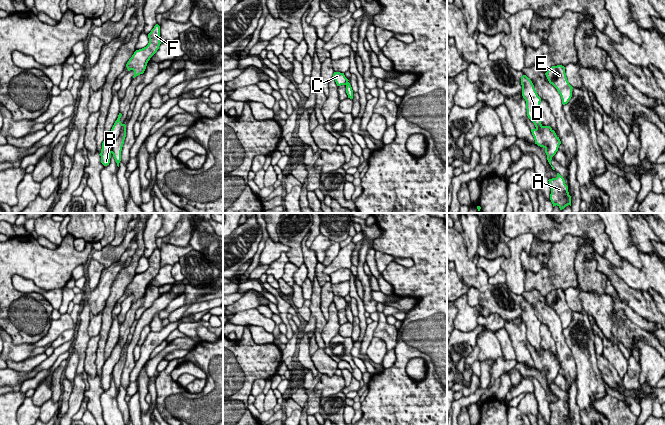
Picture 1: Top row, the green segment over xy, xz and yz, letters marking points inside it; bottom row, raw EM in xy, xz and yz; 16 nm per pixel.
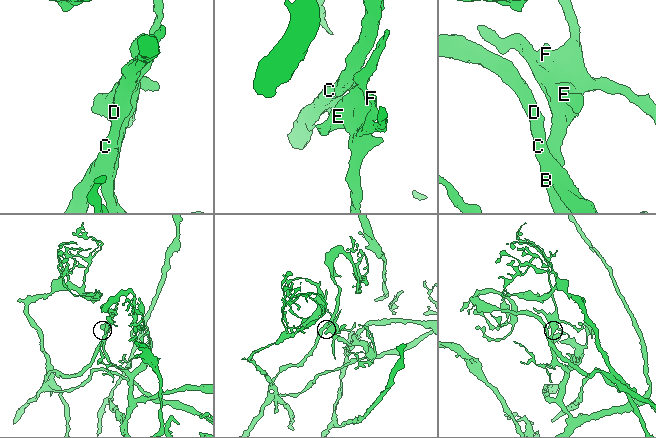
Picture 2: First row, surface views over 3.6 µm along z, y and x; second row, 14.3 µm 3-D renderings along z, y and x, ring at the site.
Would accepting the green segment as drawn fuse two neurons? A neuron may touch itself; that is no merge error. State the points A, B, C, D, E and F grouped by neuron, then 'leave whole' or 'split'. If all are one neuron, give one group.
A E F / B C D | split

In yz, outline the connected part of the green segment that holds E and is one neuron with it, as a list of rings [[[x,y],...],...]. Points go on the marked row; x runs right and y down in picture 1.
[[[562,65],[552,66],[545,73],[545,75],[549,83],[552,84],[559,92],[562,99],[562,104],[567,104],[572,97],[573,87],[567,80],[565,67]]]

